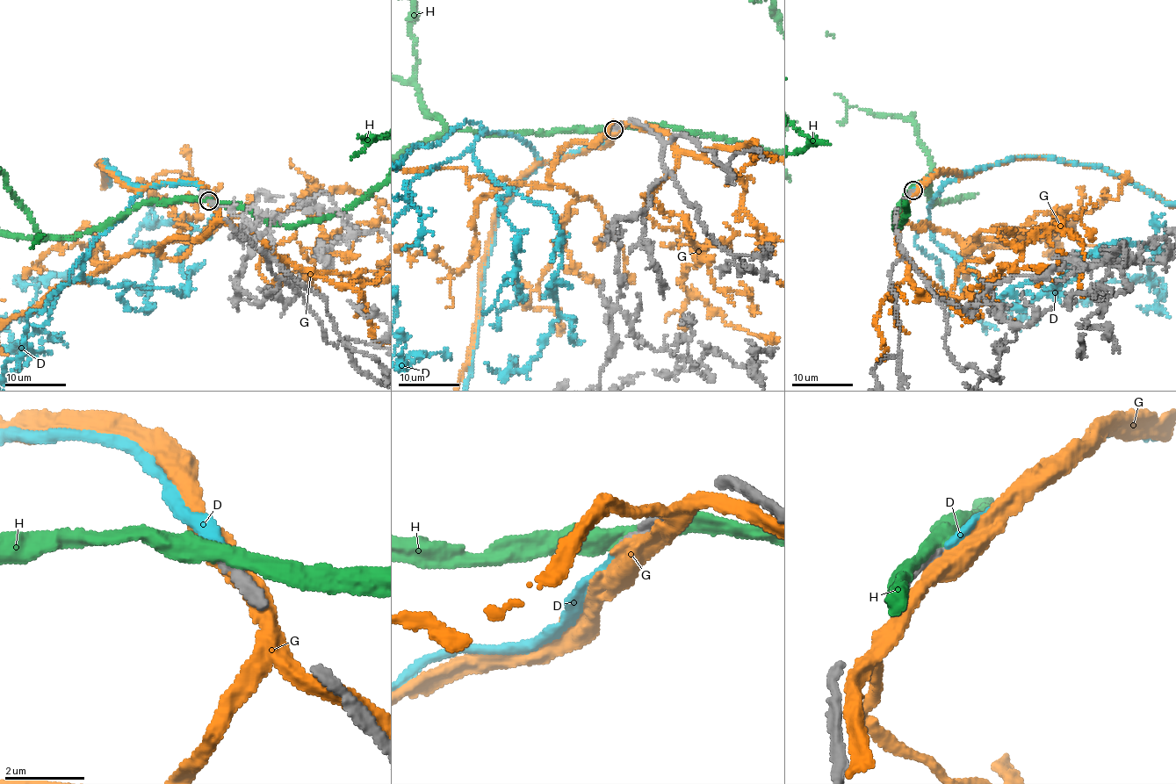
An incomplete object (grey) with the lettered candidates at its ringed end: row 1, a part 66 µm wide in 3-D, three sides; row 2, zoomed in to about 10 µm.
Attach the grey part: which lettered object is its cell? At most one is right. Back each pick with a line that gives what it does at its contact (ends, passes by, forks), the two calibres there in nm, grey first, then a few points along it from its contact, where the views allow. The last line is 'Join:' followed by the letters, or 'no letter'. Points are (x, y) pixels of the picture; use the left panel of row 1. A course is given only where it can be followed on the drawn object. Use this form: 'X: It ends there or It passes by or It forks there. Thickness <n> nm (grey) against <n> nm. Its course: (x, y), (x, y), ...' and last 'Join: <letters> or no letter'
D: It ends there. Thickness 240 nm (grey) against 320 nm
Join: D

